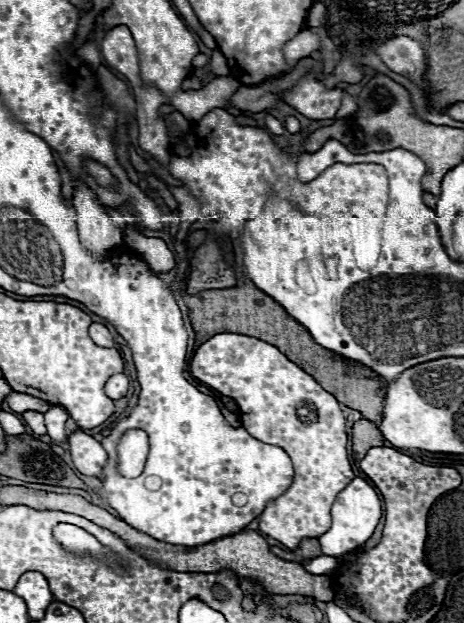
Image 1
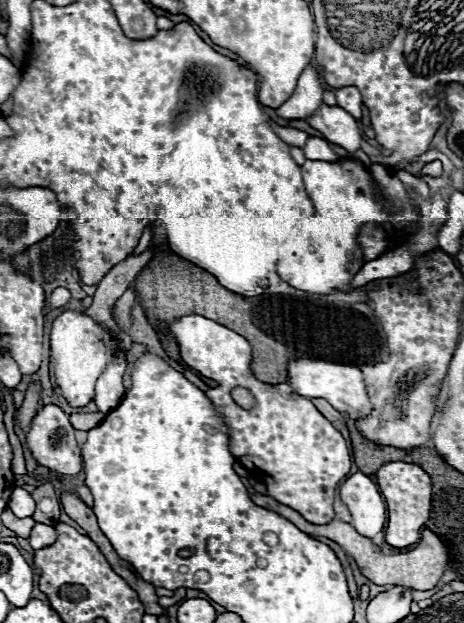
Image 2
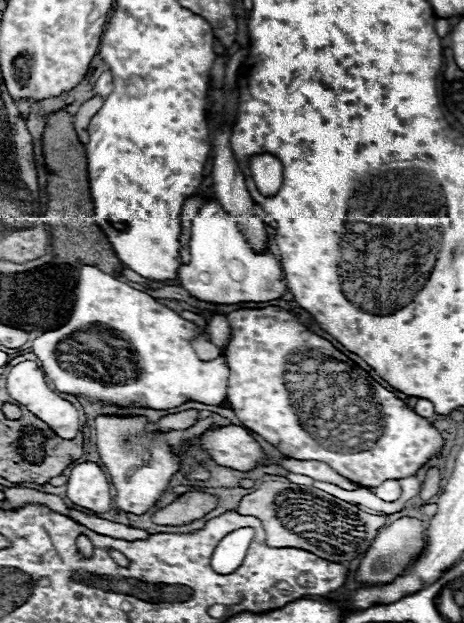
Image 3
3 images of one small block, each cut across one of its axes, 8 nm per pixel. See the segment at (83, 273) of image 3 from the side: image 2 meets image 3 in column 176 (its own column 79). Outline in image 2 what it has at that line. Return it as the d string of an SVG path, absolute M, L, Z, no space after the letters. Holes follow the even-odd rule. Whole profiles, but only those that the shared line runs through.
M72 310L62 312L54 320L52 332L50 332L50 348L52 348L52 356L56 360L58 386L64 394L64 398L68 400L68 404L72 404L72 406L86 406L94 398L94 384L96 384L98 376L102 374L102 370L106 368L110 358L114 358L114 354L120 352L114 336L110 332L106 332L102 326L98 326L92 318L88 318L80 312L72 312Z

